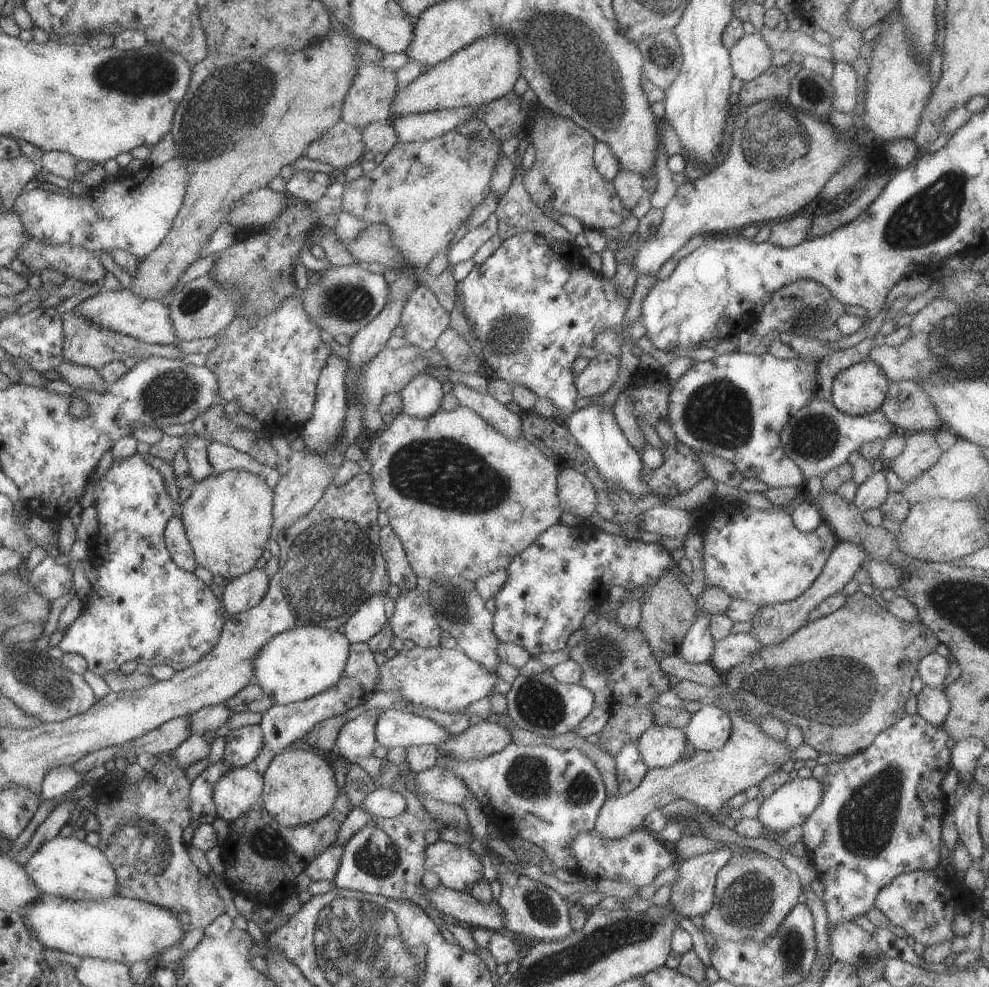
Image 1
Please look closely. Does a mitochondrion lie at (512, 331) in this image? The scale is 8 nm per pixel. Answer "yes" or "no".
yes

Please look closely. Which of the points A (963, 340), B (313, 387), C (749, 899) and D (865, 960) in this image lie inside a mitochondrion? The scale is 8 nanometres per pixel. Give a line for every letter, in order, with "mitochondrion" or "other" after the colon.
A: mitochondrion
B: other
C: mitochondrion
D: mitochondrion

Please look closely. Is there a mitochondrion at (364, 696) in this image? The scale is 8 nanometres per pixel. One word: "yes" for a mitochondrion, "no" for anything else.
no

